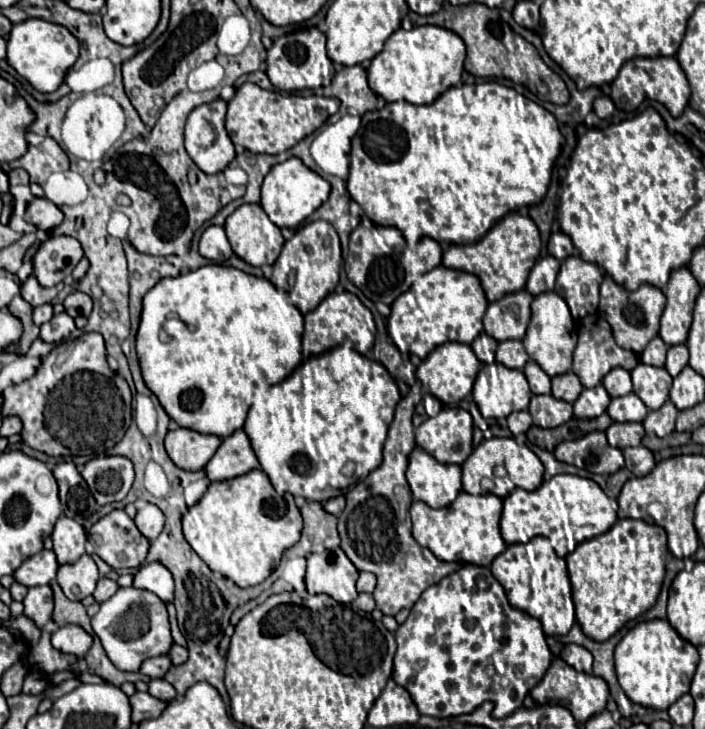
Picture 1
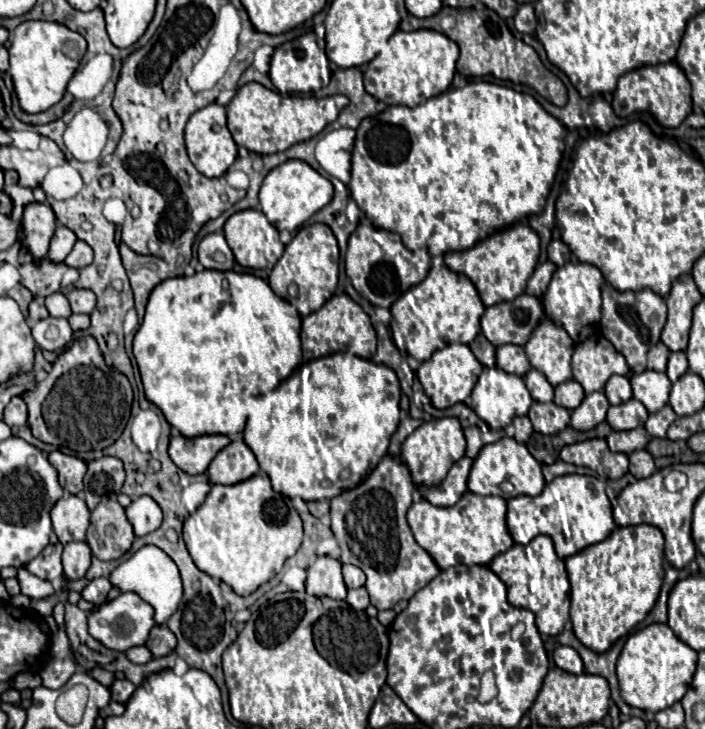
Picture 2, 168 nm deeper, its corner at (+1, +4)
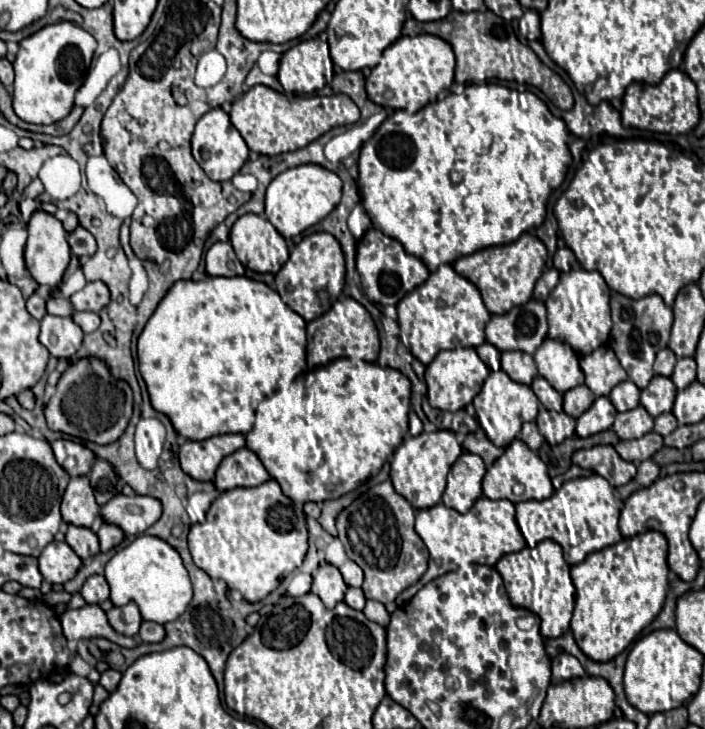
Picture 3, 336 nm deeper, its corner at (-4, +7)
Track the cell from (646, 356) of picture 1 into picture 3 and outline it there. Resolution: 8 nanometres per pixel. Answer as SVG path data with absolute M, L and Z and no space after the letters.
M663 348L663 350L657 352L653 372L661 374L661 376L671 376L671 372L675 368L675 362L677 362L677 356L669 348Z

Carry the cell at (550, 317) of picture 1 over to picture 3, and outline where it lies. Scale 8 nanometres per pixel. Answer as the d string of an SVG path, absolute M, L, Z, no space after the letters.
M547 338L533 354L539 374L551 382L559 392L567 392L583 384L583 374L579 368L579 358L573 348L563 340Z

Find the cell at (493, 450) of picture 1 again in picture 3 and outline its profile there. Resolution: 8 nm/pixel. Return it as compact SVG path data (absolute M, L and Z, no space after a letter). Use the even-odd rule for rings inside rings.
M513 440L505 452L487 468L485 478L483 478L483 496L491 498L491 500L499 500L499 498L507 498L511 502L521 502L521 500L545 500L555 492L549 474L547 474L547 466L545 462L541 462L541 458L529 450L529 446L525 446L525 442L521 440ZM515 484L523 484L523 494L513 494L513 486Z

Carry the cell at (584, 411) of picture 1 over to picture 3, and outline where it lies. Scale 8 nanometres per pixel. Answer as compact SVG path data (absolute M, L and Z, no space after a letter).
M607 396L595 398L595 402L591 404L589 410L585 410L579 418L577 418L577 436L587 438L591 434L603 432L607 428L613 426L613 418L615 418L617 410L611 404L611 400Z

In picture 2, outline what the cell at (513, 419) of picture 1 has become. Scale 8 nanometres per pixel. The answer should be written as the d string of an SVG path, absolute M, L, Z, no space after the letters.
M516 417L516 419L512 421L512 425L514 425L514 429L516 429L514 439L520 441L520 443L526 443L528 437L532 435L532 423L528 421L528 417Z

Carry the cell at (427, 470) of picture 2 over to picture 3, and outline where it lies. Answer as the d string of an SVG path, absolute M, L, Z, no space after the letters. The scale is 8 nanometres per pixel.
M451 430L421 432L419 436L405 438L391 460L391 480L395 490L405 496L413 508L429 508L439 504L445 490L447 474L461 452L463 448L457 440L457 434Z

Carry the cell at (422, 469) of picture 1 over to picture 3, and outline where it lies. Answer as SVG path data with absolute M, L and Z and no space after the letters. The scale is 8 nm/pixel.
M463 452L455 468L447 476L447 488L443 492L443 504L455 508L457 512L467 512L473 502L483 494L481 478L485 474L485 464L477 454Z

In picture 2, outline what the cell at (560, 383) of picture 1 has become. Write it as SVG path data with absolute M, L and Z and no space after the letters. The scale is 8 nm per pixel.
M564 381L564 383L560 383L556 387L554 403L560 405L560 407L564 407L564 409L568 409L568 411L572 411L572 409L576 409L582 403L584 395L586 393L584 393L584 389L580 389L580 383L576 383L576 381Z

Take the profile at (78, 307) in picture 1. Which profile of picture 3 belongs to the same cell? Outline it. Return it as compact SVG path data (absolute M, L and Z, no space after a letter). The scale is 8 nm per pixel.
M87 282L87 286L71 296L75 310L99 312L109 302L109 290L103 282Z

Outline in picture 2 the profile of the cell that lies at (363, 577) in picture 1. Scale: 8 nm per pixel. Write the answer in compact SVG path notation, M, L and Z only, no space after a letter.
M342 565L342 575L344 575L344 583L348 589L356 589L356 587L362 587L366 577L364 577L364 571L354 567L354 565Z

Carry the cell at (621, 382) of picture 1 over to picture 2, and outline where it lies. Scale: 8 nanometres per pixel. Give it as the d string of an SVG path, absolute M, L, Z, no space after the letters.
M616 375L616 377L610 377L606 387L604 387L604 393L610 401L610 405L620 405L620 403L626 403L632 399L632 387L630 387L630 379L628 377L622 377L622 375Z

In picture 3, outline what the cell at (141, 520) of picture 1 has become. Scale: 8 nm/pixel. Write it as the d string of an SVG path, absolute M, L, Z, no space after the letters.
M117 494L101 508L101 518L121 526L125 534L139 536L161 518L161 502L153 496Z

